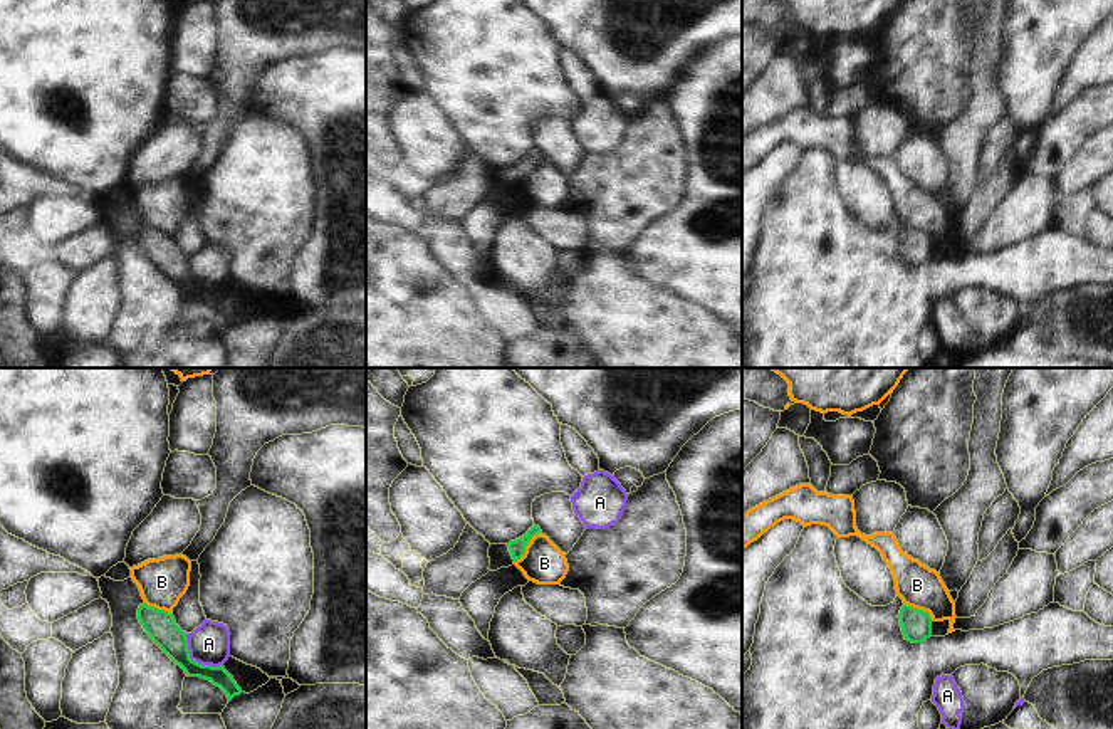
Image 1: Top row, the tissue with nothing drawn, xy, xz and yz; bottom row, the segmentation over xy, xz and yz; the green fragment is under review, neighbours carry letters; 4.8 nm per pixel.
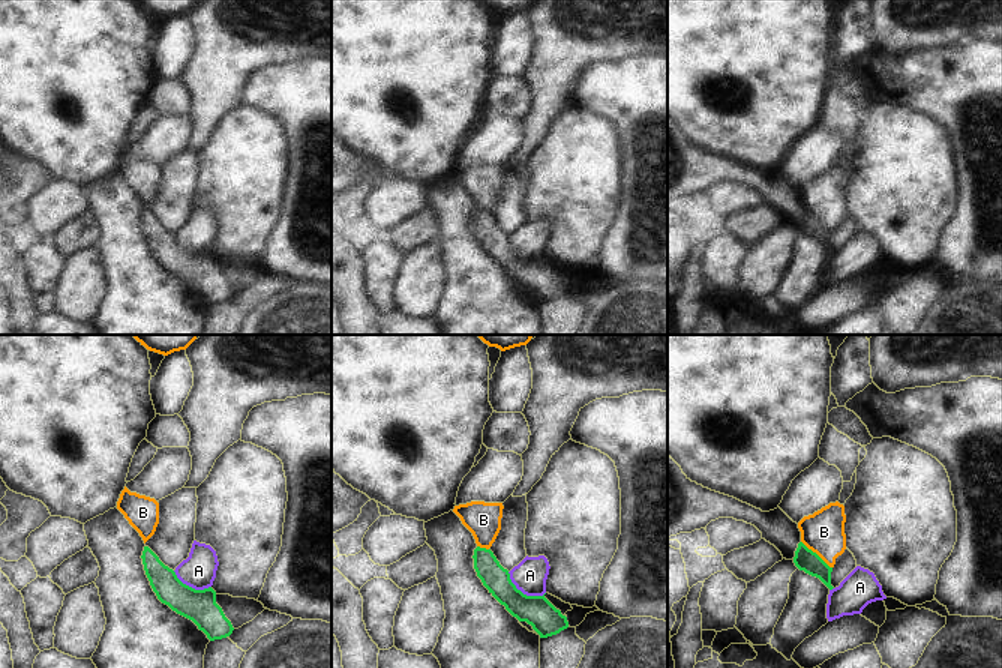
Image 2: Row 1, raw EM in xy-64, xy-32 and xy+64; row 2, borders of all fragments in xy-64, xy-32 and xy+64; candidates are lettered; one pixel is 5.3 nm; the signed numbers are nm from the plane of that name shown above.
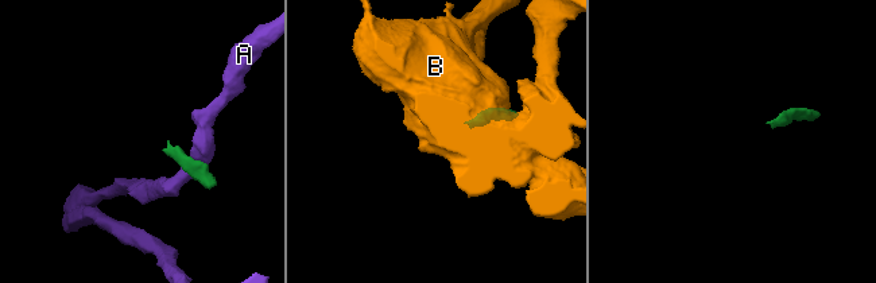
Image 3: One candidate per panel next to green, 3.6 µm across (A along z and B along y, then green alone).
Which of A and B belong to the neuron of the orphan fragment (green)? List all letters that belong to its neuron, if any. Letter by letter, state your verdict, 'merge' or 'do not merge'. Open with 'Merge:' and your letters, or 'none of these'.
Merge: none of these
A: do not merge
B: do not merge

